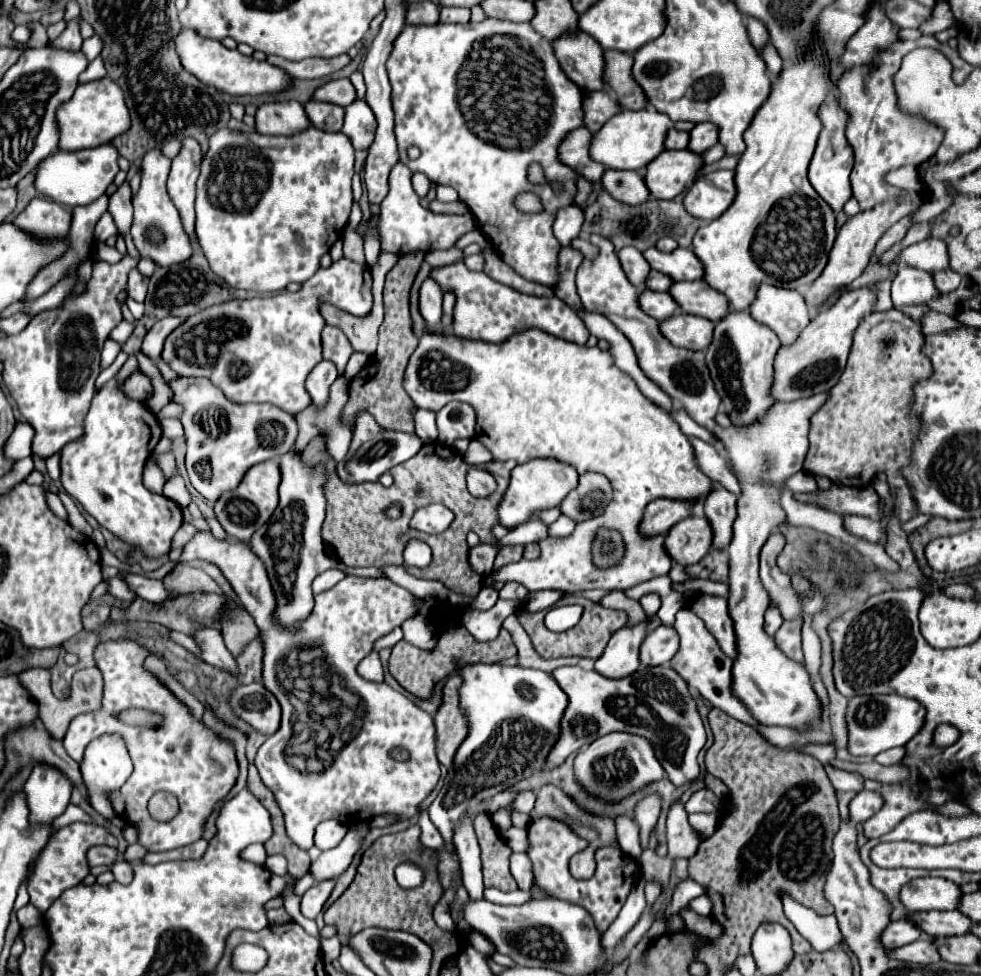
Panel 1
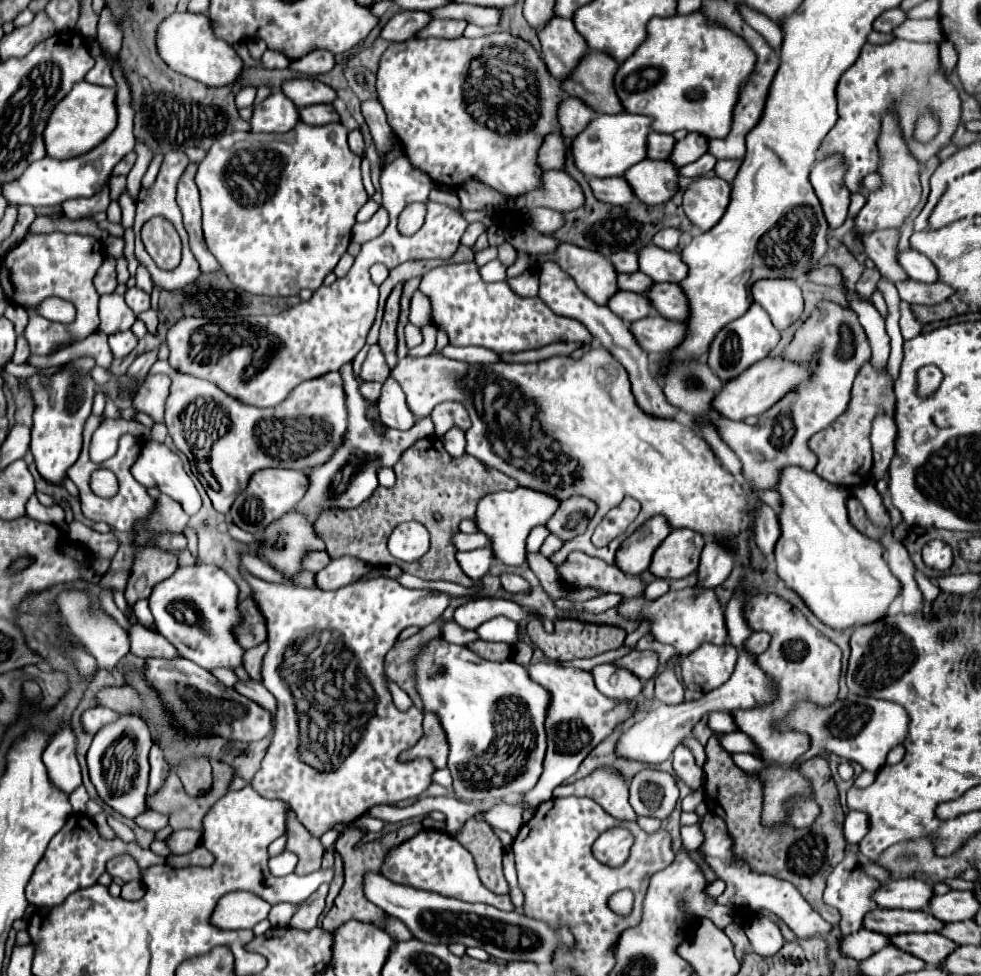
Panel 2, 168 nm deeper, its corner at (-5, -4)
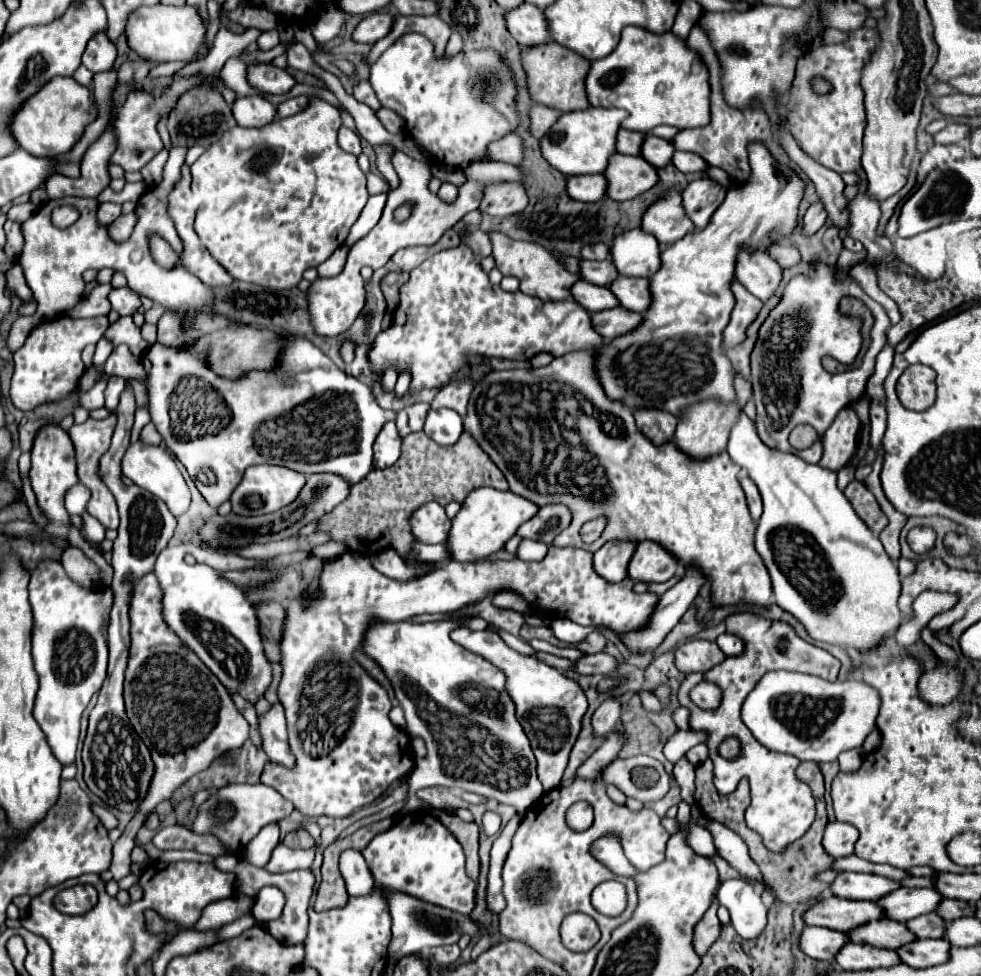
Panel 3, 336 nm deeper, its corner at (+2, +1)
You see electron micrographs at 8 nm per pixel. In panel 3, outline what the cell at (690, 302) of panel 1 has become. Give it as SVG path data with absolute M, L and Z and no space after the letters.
M619 276L607 286L613 296L617 298L619 306L643 314L647 306L651 304L651 294L649 294L649 278L627 278Z

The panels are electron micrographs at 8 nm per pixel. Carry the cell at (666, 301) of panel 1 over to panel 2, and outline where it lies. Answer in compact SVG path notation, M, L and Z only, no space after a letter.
M618 291L618 295L614 295L614 299L610 299L608 307L628 323L634 323L634 321L644 319L654 313L654 307L646 295L628 293L628 291Z

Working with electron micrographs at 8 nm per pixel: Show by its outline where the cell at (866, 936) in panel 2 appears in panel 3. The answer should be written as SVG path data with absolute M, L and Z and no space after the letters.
M807 926L799 936L799 948L803 954L815 960L833 960L835 954L849 942L847 934L839 934L821 926Z

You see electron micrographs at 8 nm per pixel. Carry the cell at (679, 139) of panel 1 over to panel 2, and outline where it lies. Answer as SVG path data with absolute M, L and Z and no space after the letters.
M652 133L650 135L650 151L648 151L648 157L650 159L670 159L670 155L674 151L674 143L676 143L676 139L672 135Z

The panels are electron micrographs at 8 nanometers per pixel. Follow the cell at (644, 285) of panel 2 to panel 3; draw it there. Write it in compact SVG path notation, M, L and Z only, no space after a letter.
M581 260L579 262L579 278L597 284L597 286L607 286L611 280L617 278L615 266L611 266L611 260Z

